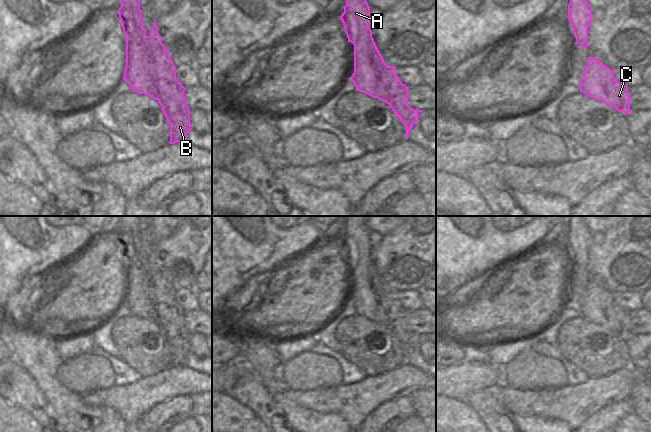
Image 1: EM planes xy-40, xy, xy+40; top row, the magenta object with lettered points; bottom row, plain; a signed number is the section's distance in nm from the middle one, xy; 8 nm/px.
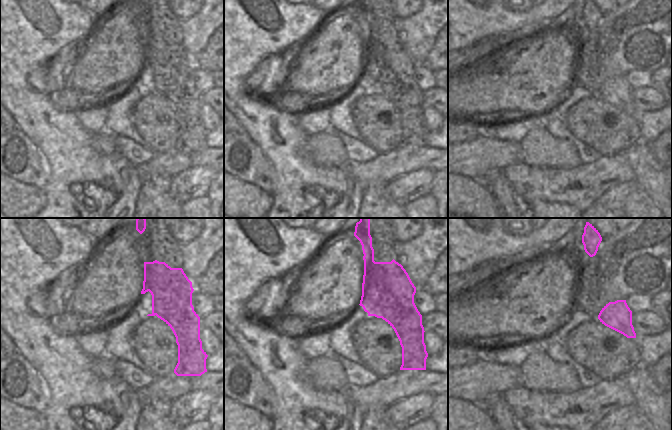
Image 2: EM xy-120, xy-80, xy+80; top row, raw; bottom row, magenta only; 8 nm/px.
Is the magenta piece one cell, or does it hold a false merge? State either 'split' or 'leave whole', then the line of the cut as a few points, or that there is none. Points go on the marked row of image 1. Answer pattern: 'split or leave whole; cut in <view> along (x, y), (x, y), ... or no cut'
split; cut in xy-40 along (147, 36), (149, 39), (149, 72), (155, 79), (158, 99)

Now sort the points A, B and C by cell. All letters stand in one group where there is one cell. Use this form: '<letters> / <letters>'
A / B C

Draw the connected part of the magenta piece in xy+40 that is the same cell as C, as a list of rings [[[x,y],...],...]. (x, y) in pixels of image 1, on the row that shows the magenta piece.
[[[616,81],[616,95],[618,97],[618,107],[616,109],[625,114],[629,113],[630,95],[628,93],[628,87]]]

